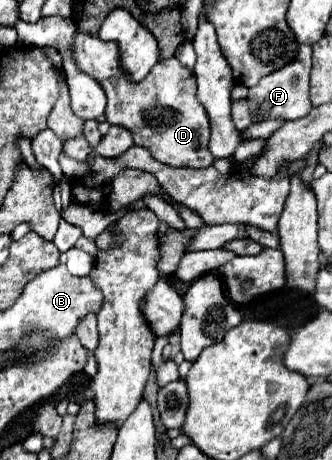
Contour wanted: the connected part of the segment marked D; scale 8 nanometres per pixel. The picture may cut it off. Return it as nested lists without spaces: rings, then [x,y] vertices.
[[[79,32],[75,38],[75,48],[73,48],[75,60],[83,72],[89,76],[97,78],[99,84],[103,84],[103,90],[107,94],[107,122],[115,126],[123,126],[133,134],[133,142],[141,148],[147,148],[151,156],[167,166],[173,168],[205,168],[213,164],[213,156],[207,148],[209,144],[209,118],[201,102],[197,100],[197,80],[193,70],[185,68],[177,58],[163,60],[155,64],[151,74],[147,74],[145,80],[141,82],[129,82],[125,74],[121,74],[121,68],[117,64],[117,44],[113,42],[101,42],[97,36],[89,36],[85,32]]]

